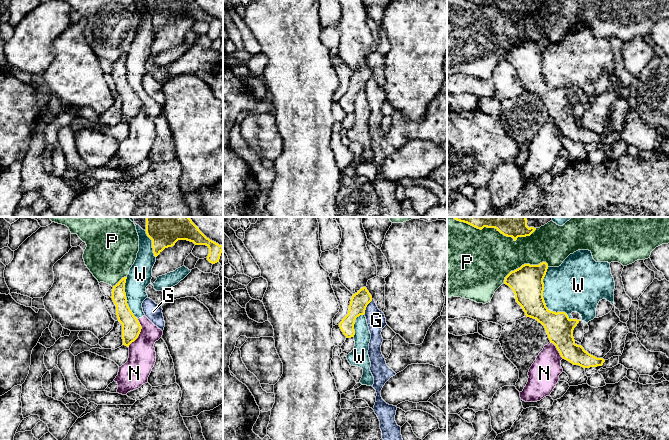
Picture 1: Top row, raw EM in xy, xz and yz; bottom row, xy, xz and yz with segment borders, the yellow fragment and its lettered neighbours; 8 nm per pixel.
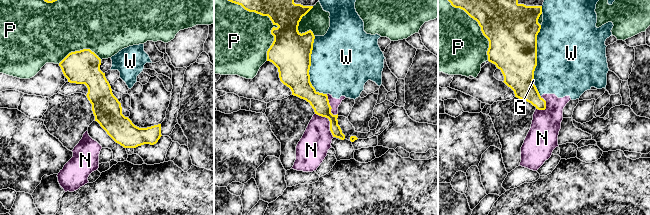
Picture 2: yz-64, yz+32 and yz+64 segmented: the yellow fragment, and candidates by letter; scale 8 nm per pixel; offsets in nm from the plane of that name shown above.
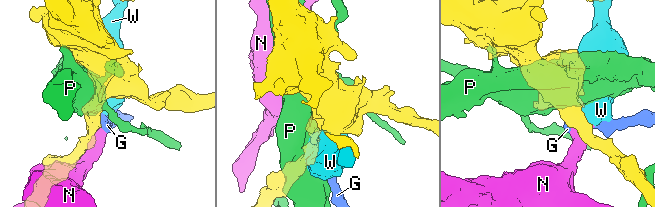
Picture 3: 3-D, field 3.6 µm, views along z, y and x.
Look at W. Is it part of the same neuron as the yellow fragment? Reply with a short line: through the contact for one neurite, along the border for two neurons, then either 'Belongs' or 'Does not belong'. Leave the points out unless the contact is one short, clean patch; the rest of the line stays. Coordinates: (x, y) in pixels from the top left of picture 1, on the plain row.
Does not belong

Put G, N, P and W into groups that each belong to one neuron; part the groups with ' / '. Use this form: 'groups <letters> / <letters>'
groups G / N W / P

